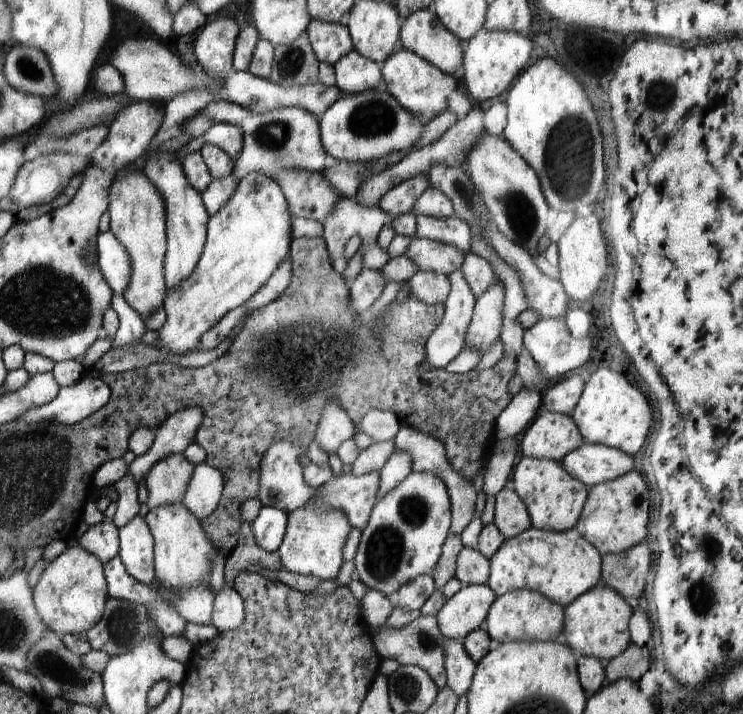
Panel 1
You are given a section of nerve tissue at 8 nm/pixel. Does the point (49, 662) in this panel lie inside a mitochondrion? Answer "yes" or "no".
yes

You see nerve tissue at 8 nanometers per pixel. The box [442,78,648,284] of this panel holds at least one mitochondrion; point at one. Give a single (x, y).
(570, 178)

